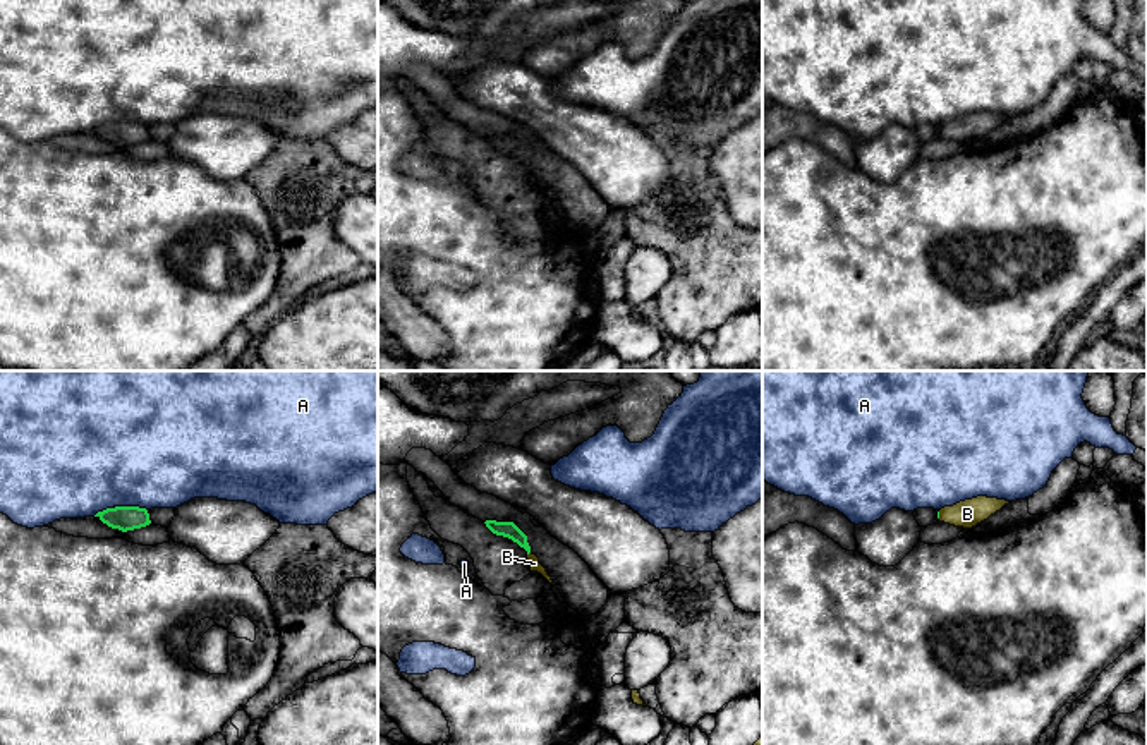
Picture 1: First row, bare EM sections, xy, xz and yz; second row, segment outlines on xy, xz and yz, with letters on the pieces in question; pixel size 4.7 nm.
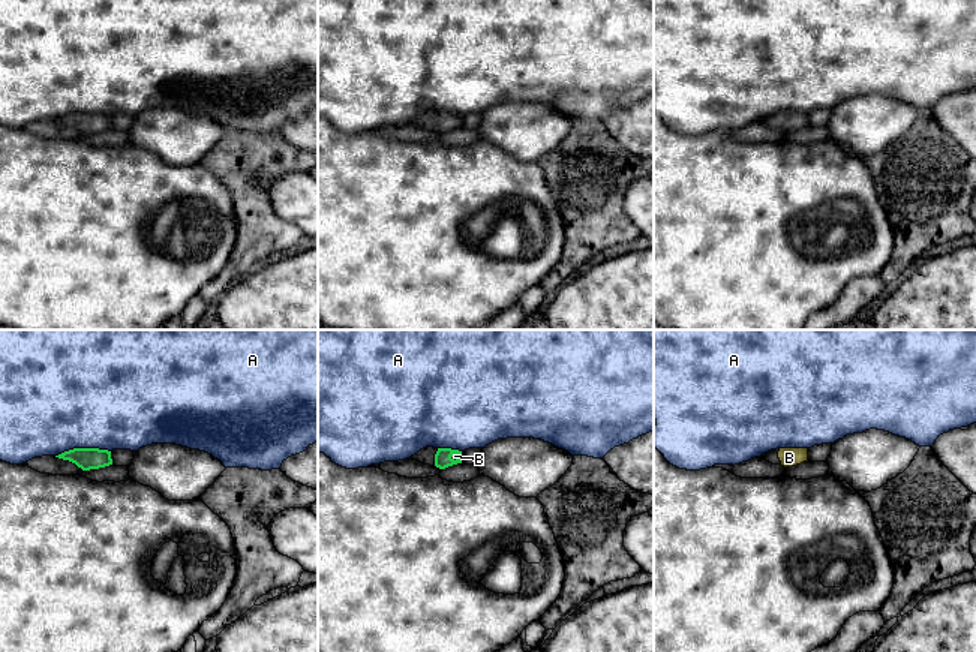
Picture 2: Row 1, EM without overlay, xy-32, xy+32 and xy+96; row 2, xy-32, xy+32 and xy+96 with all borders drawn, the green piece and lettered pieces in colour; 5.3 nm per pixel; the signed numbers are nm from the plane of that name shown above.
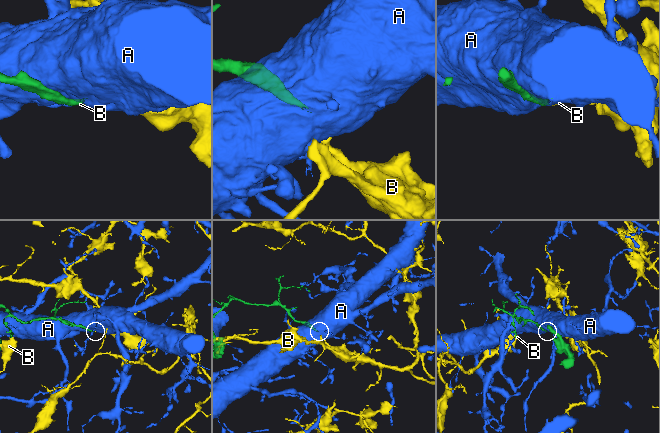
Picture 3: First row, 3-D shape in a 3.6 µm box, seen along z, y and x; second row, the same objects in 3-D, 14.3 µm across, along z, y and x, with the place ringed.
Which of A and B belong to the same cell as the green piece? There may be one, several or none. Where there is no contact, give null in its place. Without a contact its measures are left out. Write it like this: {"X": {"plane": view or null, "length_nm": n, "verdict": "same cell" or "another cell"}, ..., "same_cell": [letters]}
{"A": {"plane": "xy", "length_nm": 150, "verdict": "another cell"}, "B": {"plane": "yz", "length_nm": 30, "verdict": "same cell"}, "same_cell": ["B"]}

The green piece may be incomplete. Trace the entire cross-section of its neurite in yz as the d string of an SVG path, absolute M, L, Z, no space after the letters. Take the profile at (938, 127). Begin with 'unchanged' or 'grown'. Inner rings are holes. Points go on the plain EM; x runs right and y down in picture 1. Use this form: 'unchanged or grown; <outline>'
grown; M977 112L972 115L960 117L953 122L944 122L938 127L939 137L972 144L977 139L987 136L991 130L999 127L1004 120L1010 117L998 115L998 113L987 113L987 112Z

